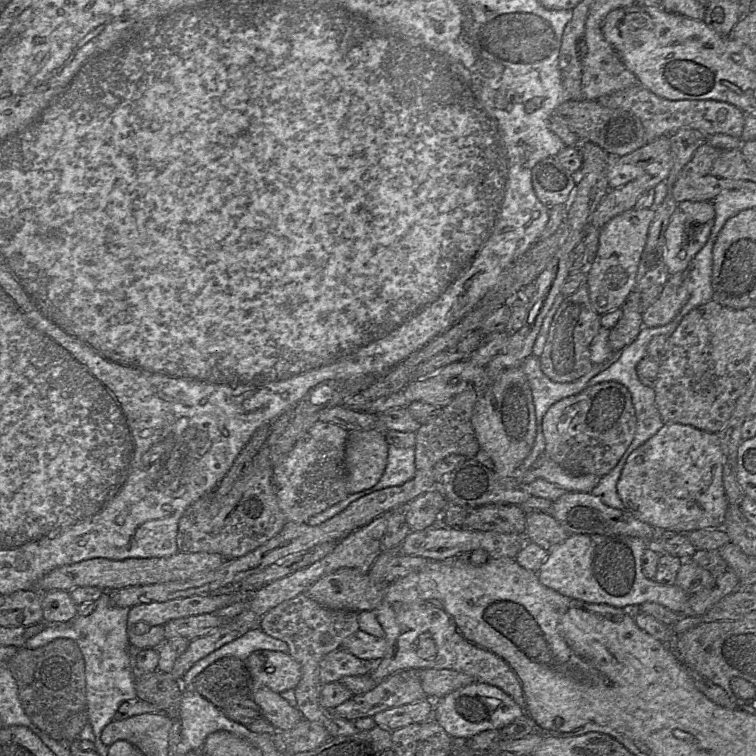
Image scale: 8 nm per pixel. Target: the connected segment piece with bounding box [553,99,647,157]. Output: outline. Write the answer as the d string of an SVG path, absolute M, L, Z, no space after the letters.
M568 99L555 109L553 115L562 119L580 141L591 142L608 154L625 156L647 144L645 131L638 117L627 111L605 107L596 100Z

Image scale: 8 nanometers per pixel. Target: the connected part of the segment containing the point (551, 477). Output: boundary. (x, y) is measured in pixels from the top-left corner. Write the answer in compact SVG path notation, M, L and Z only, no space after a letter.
M541 455L532 468L536 470L538 478L553 483L567 492L591 493L601 479L593 474L574 475L545 455Z

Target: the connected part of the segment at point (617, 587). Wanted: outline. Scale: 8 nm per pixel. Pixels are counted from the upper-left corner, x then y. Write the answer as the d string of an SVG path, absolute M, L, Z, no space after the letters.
M572 534L548 552L537 575L539 581L544 586L551 588L564 596L583 602L608 604L616 608L629 609L630 611L636 610L637 607L645 602L653 602L680 615L684 615L685 606L690 595L676 585L661 585L656 582L655 579L647 578L643 573L642 556L651 543L652 542L648 542L641 538L628 536Z

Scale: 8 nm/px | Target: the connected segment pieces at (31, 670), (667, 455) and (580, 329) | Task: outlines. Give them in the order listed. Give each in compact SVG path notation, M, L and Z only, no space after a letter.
M58 638L36 649L22 646L10 659L8 667L30 721L52 739L63 740L66 720L86 708L85 661L78 644L71 639Z
M665 424L630 454L617 482L617 493L626 511L657 532L722 528L729 505L722 475L723 453L717 433Z
M584 284L564 299L552 319L543 352L539 356L542 372L558 383L573 382L588 373L593 366L590 344L600 328L600 315L594 311L587 284Z

